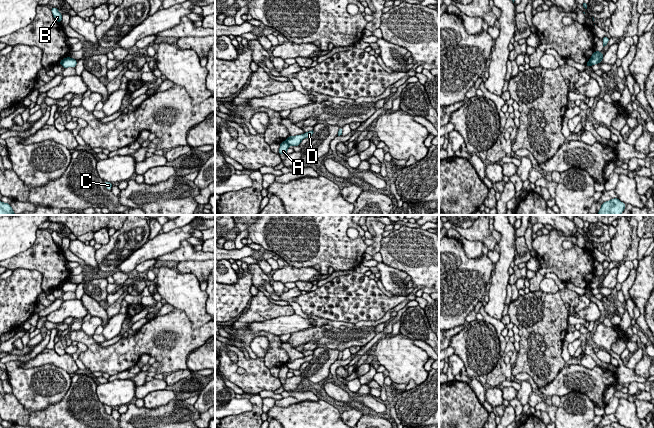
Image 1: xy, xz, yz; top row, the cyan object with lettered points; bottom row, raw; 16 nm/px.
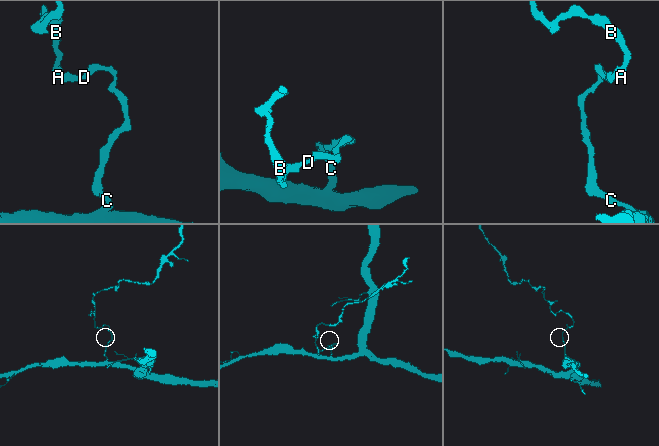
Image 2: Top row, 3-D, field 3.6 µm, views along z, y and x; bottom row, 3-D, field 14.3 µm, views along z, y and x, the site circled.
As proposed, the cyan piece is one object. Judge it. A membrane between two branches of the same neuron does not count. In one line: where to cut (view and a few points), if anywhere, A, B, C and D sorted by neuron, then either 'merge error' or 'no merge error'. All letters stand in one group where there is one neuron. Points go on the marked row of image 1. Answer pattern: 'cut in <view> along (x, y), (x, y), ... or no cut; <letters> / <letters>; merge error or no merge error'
cut in xz along (285, 140), (289, 144); A B / C D; merge error

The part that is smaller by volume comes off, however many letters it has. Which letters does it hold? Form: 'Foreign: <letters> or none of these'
Foreign: A, B

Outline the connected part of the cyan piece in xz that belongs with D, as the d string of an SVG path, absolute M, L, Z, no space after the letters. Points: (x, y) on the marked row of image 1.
M313 130L309 132L305 132L302 135L296 135L296 136L289 136L285 141L292 146L299 146L301 141L304 138L310 138L313 135Z

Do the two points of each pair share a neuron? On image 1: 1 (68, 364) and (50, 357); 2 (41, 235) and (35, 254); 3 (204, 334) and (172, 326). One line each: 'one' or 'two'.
1: one
2: one
3: one

